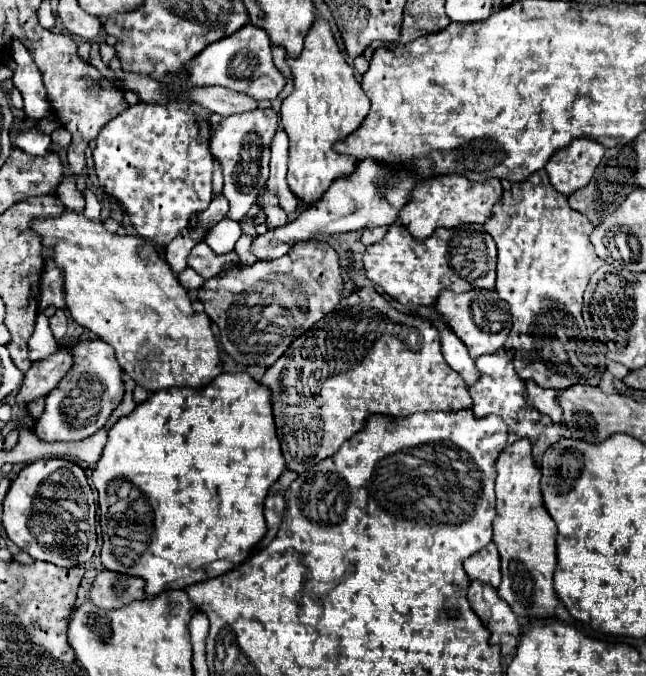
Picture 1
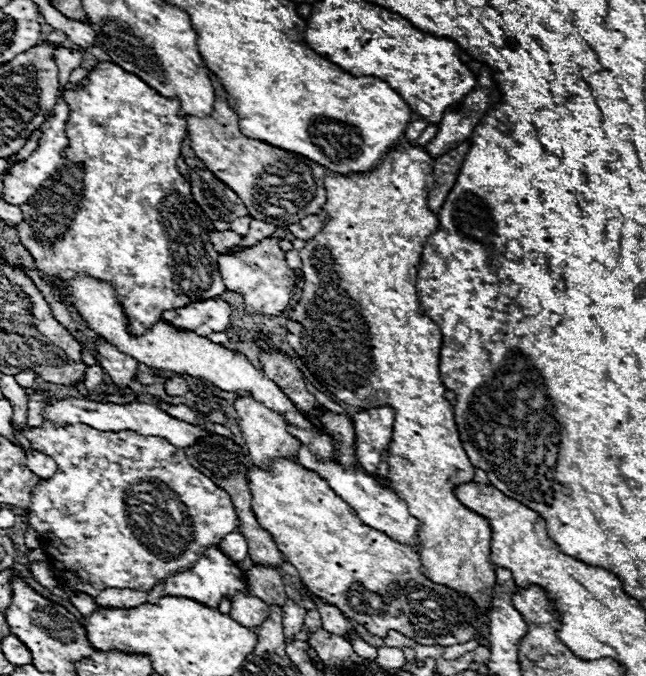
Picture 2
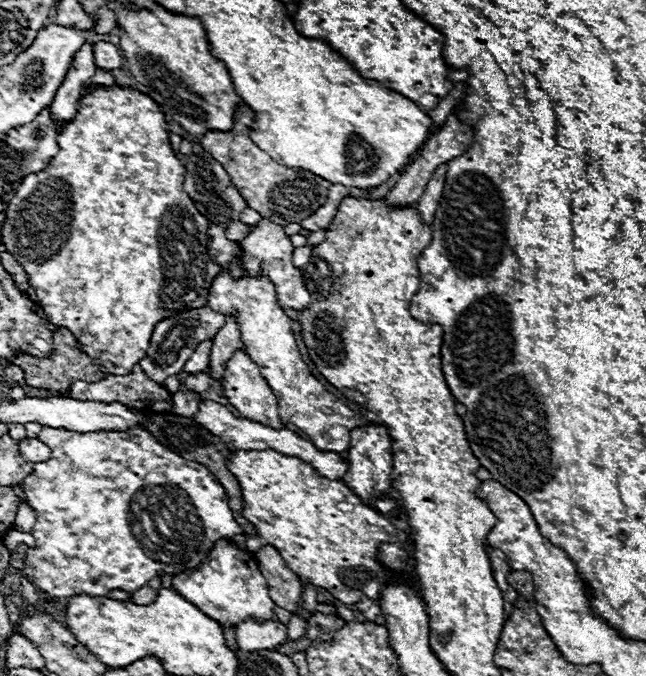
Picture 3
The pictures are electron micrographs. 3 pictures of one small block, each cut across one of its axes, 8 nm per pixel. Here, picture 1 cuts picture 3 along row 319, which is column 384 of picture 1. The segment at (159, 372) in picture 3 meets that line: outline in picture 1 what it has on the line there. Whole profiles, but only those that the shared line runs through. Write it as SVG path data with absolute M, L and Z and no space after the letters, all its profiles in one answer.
M362 160L356 164L352 176L342 176L332 182L332 186L324 192L324 196L310 204L308 208L300 210L296 220L276 228L268 230L264 236L256 236L250 244L250 252L258 260L274 260L284 256L296 242L300 240L312 240L316 236L332 236L340 232L354 232L364 228L376 228L376 226L388 226L396 222L396 216L408 200L408 192L416 186L412 178L408 178L408 172L384 172L380 164L374 160Z

